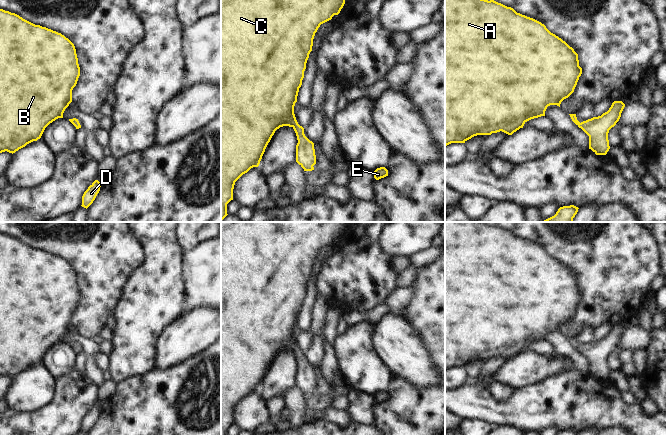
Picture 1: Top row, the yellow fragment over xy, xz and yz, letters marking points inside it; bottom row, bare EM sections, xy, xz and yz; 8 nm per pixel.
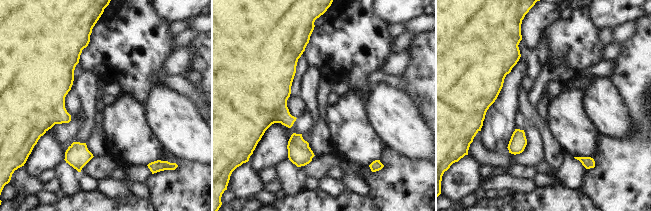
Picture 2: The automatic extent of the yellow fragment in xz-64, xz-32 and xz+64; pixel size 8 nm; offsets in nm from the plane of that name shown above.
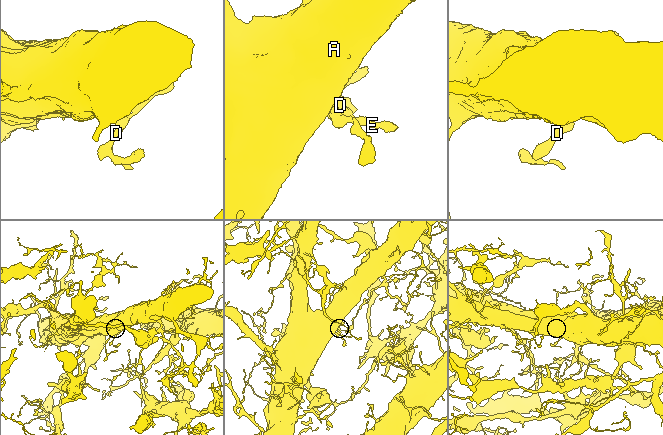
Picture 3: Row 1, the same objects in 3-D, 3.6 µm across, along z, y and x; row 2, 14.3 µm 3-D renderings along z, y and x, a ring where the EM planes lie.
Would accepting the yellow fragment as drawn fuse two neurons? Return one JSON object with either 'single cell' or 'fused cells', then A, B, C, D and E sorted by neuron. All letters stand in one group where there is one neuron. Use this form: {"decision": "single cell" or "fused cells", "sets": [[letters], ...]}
{"decision": "single cell", "sets": [["A", "B", "C", "D", "E"]]}

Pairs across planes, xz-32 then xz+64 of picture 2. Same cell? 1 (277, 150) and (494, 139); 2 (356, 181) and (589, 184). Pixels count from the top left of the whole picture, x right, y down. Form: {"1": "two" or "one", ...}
{"1": "one", "2": "two"}

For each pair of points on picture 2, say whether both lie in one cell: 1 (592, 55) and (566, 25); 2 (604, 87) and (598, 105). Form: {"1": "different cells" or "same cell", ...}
{"1": "same cell", "2": "same cell"}

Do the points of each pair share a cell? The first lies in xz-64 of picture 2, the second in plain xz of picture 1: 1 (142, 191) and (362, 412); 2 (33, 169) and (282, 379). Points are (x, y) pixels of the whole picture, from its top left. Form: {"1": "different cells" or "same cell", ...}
{"1": "same cell", "2": "same cell"}

